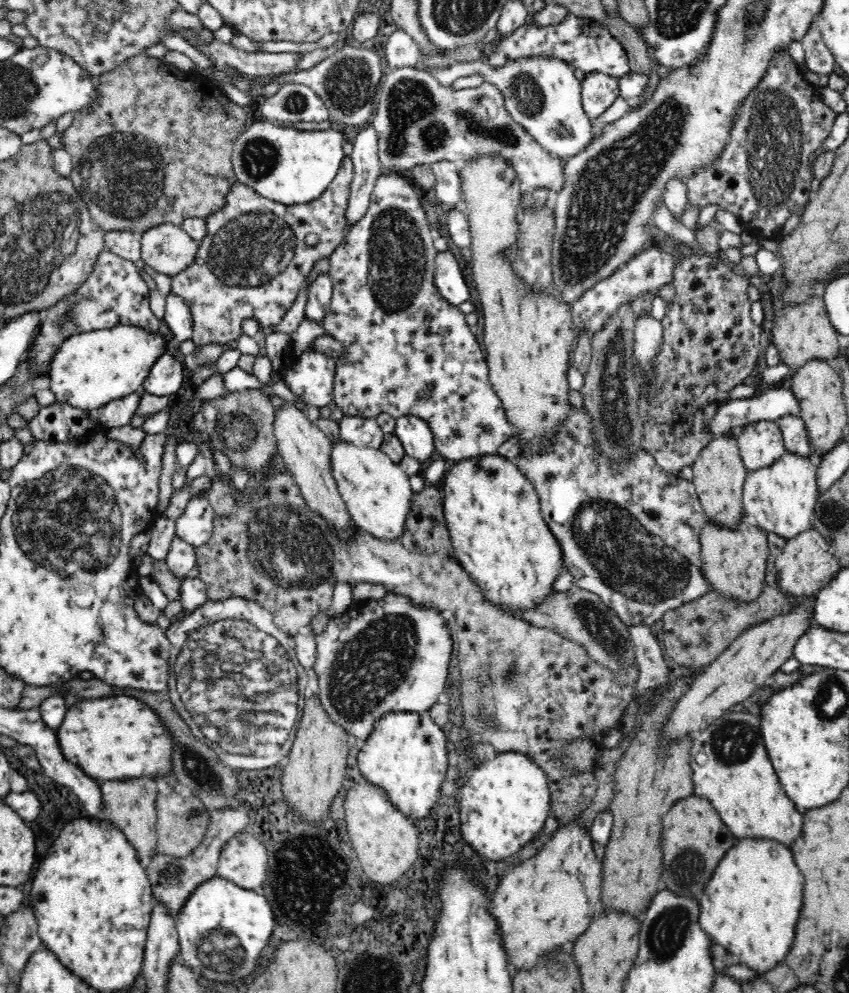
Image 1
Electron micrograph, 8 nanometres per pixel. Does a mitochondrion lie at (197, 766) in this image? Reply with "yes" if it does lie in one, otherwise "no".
yes

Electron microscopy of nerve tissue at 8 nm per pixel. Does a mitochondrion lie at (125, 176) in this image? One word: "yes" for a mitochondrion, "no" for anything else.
yes

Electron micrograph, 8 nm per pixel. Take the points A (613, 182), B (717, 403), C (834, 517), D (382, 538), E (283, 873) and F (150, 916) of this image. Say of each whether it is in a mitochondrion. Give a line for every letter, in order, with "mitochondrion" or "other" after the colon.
A: mitochondrion
B: other
C: mitochondrion
D: other
E: other
F: other

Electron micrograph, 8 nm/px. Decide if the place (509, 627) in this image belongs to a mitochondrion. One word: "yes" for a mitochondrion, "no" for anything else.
no

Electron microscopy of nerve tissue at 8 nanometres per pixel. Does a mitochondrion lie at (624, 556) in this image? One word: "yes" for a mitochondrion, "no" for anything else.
yes

